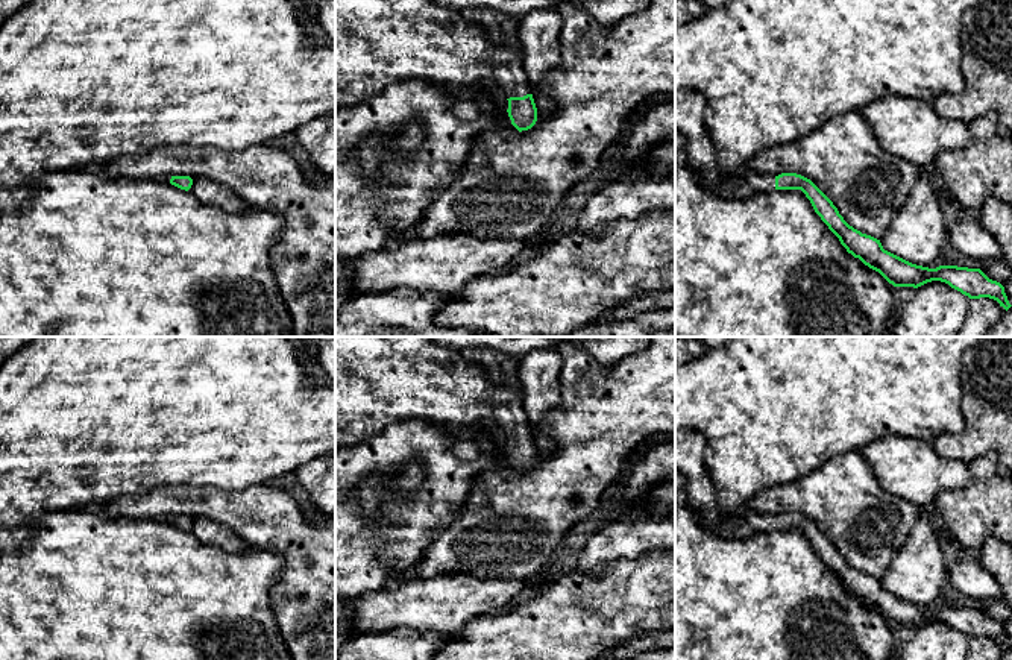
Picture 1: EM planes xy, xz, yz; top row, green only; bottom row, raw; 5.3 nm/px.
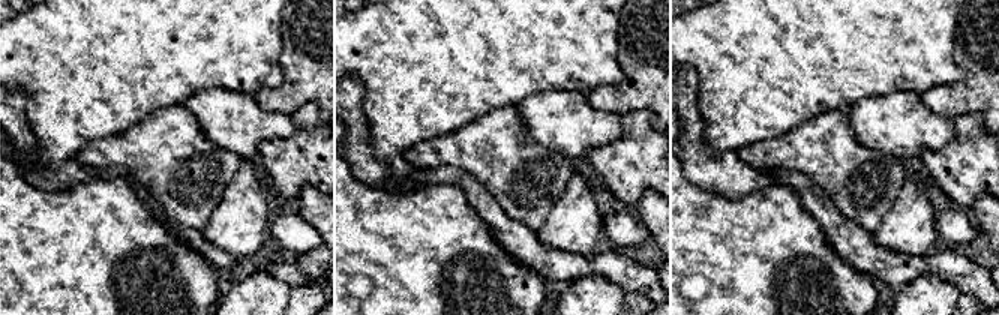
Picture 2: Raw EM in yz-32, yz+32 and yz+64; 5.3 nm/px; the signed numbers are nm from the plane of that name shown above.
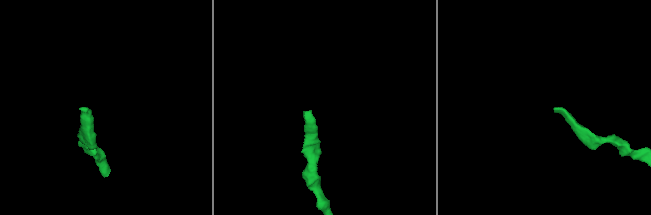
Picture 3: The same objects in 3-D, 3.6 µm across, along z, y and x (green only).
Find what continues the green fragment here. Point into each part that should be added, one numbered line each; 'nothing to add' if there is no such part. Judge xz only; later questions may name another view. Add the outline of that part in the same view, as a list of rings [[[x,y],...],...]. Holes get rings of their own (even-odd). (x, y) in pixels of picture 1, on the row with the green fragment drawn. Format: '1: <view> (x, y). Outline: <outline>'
1: xz (513, 82). Outline: [[[473,9],[467,17],[487,30],[492,42],[514,52],[514,59],[495,71],[495,82],[499,85],[504,97],[510,99],[531,94],[530,77],[522,67],[523,52],[517,36],[519,20],[493,9]]]

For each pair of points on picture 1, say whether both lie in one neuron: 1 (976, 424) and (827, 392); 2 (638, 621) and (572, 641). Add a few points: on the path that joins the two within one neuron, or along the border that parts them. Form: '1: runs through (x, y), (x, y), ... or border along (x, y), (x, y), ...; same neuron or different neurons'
1: border along (964, 387), (964, 428), (935, 440); different neurons
2: runs through (621, 621), (592, 621), (589, 624); same neuron

